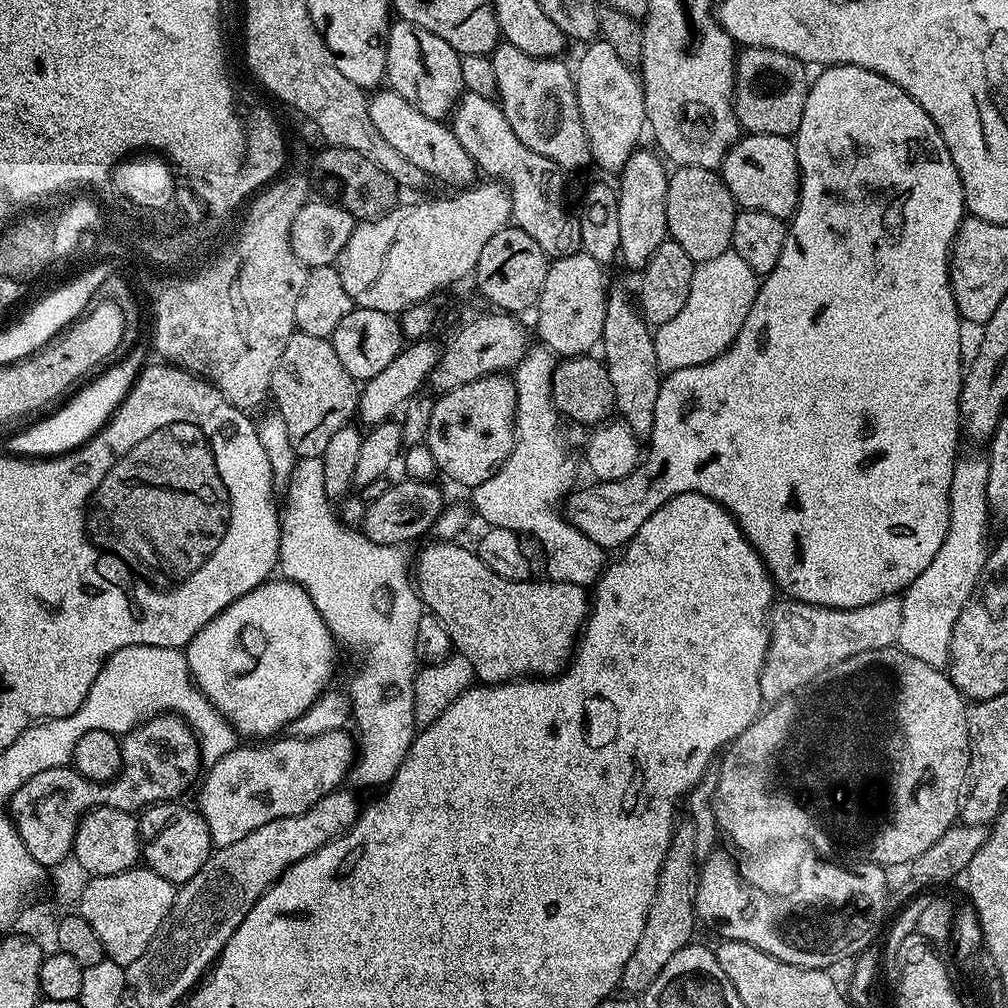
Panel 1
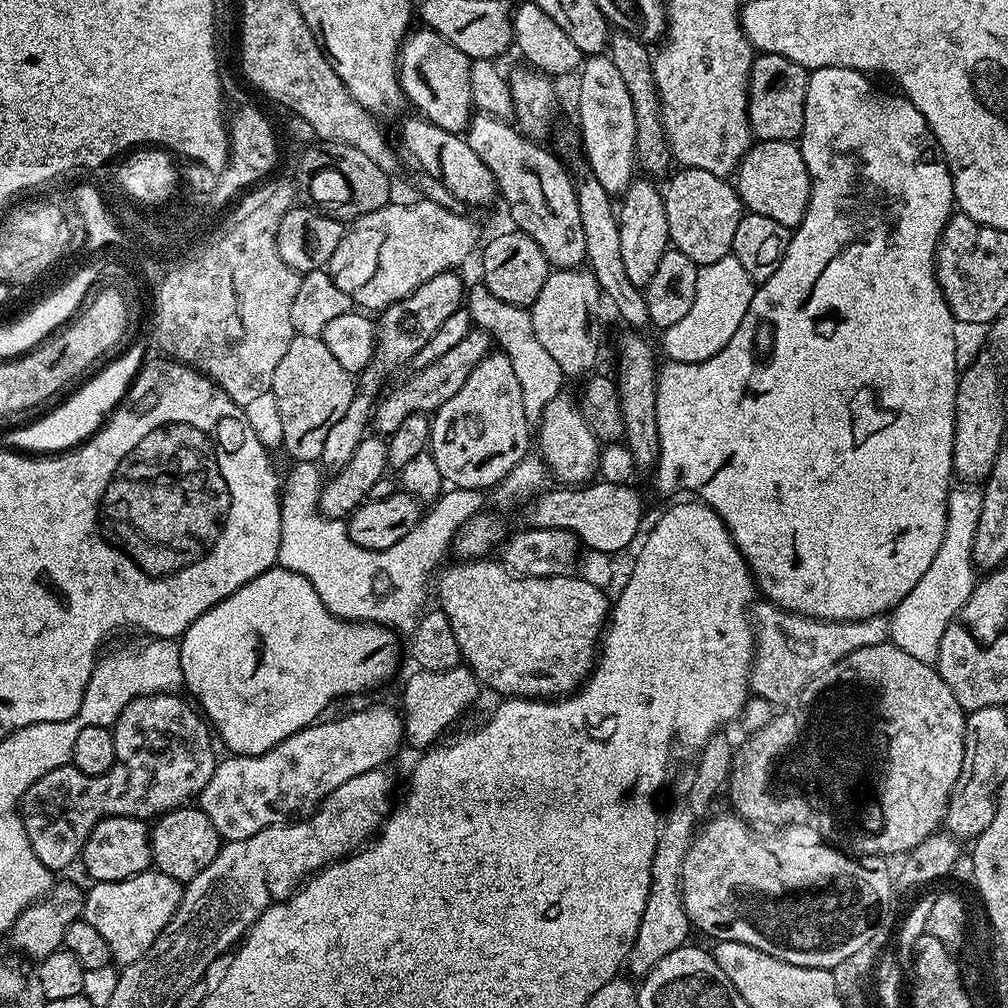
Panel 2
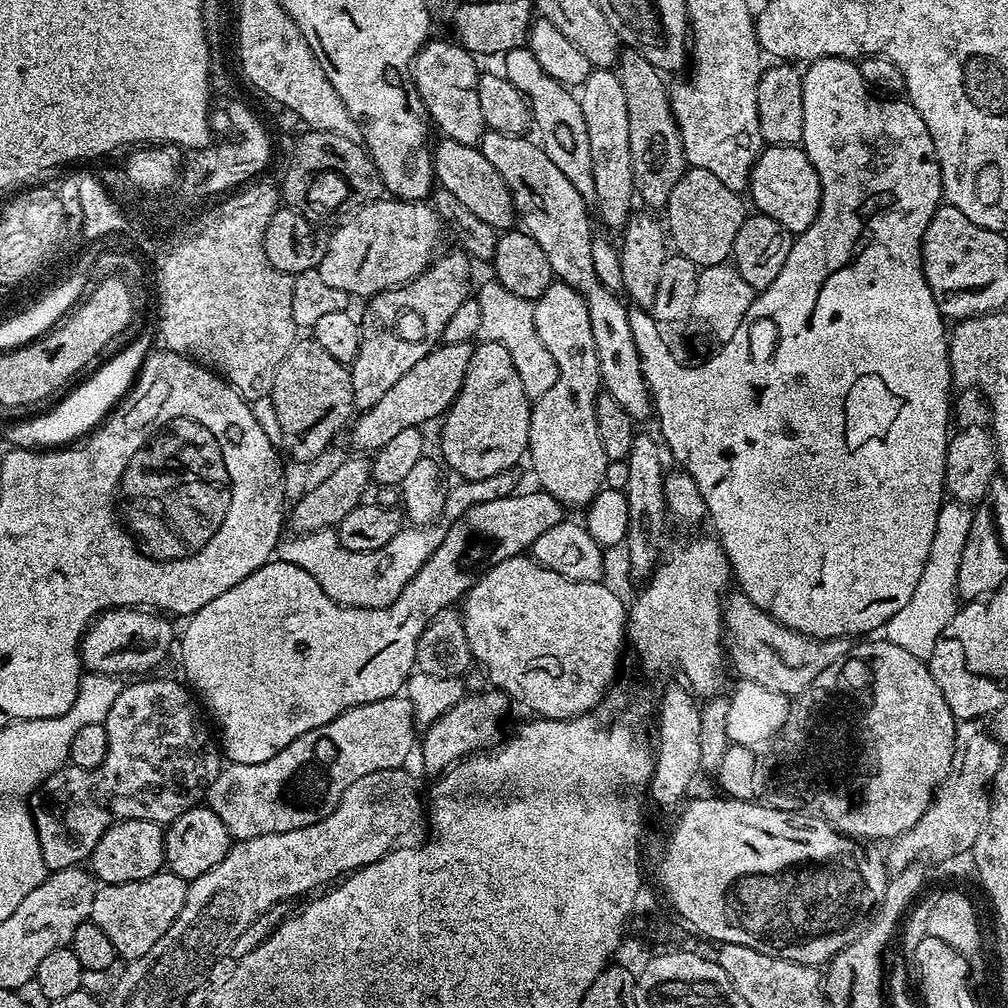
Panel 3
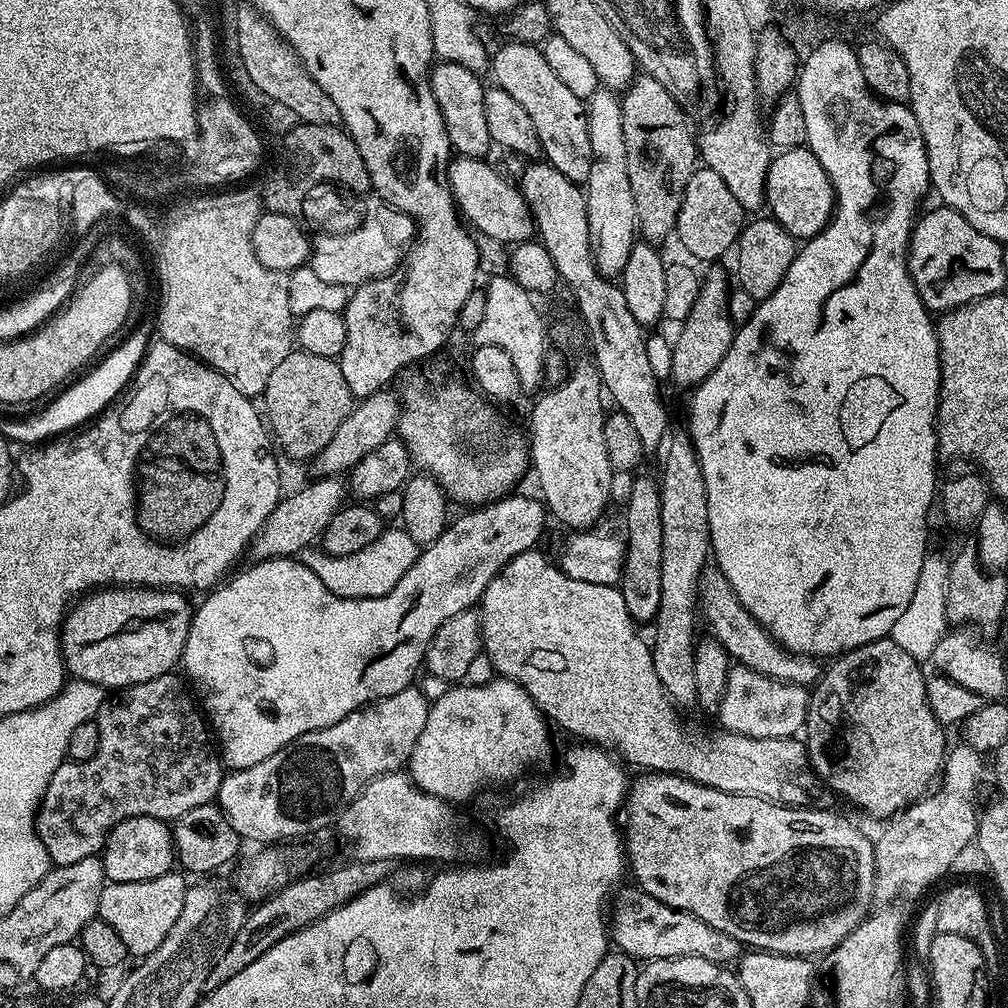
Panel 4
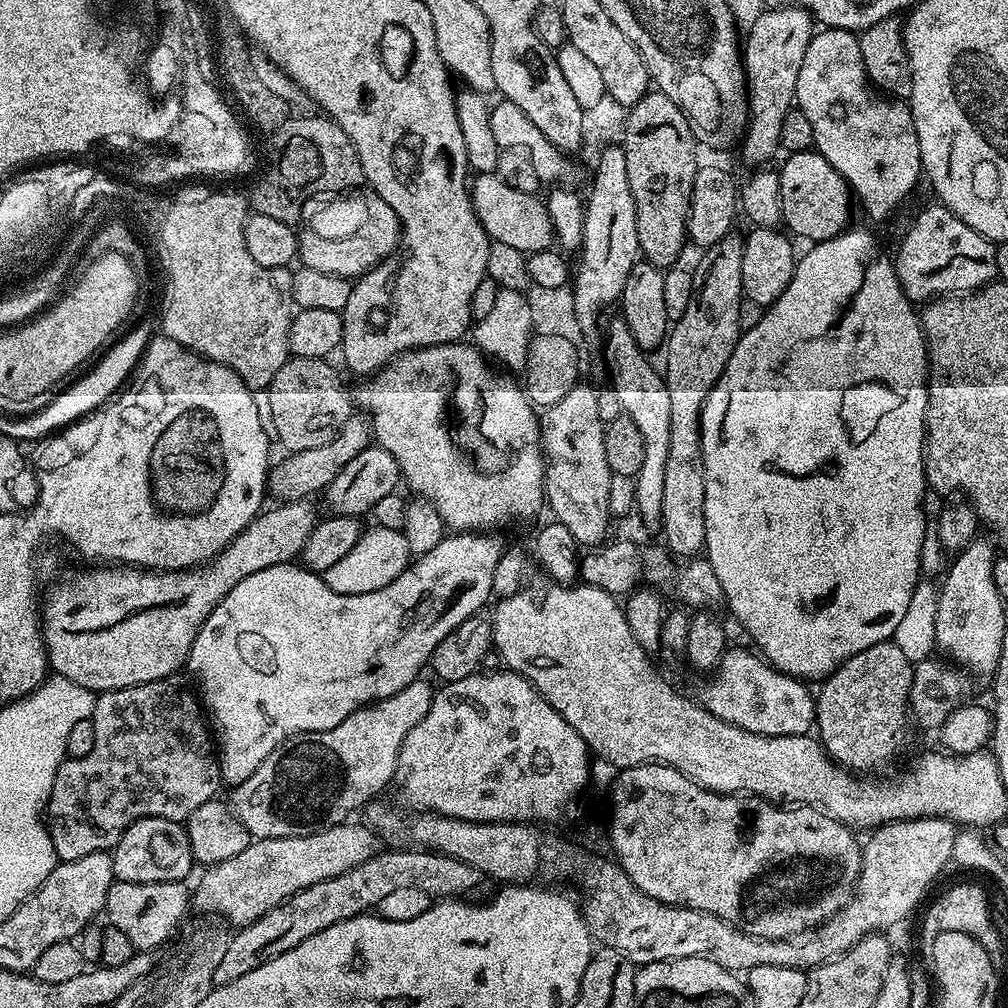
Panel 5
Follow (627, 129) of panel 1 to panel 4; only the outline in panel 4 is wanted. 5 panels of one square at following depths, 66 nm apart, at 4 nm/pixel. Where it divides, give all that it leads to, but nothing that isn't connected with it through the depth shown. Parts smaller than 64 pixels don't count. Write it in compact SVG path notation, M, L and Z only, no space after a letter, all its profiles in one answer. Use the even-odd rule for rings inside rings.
M597 90L586 101L592 151L590 178L584 185L587 222L590 225L591 250L595 266L601 275L607 278L617 277L625 268L638 232L634 194L628 175L626 138L622 134L620 102L621 97L611 90Z

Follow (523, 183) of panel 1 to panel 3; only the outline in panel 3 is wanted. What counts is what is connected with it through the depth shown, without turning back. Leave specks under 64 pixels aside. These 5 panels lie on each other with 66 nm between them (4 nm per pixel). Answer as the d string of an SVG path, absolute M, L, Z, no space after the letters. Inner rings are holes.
M488 130L478 147L486 162L502 174L512 195L519 227L527 236L534 238L538 246L542 246L550 261L553 277L584 296L586 310L590 310L590 328L594 330L594 347L598 350L603 391L610 393L621 404L622 410L630 414L633 422L651 417L654 401L638 358L638 346L634 346L634 333L630 330L628 317L629 305L617 293L610 291L594 272L594 257L590 250L594 229L588 217L589 201L574 190L570 178L566 178L566 174L550 162L543 148L535 141L528 141L527 137Z

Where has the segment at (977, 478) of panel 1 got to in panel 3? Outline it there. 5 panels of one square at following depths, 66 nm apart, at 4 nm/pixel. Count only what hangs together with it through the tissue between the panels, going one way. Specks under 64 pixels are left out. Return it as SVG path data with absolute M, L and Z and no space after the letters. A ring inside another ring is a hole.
M955 502L940 505L938 522L934 530L934 542L930 542L930 554L926 558L926 566L922 566L922 578L918 578L918 586L914 590L910 602L894 614L882 629L883 639L894 642L894 646L907 650L919 660L927 661L931 656L942 630L956 613L958 597L958 564L962 562L962 550L966 550L966 534L970 534L973 509Z

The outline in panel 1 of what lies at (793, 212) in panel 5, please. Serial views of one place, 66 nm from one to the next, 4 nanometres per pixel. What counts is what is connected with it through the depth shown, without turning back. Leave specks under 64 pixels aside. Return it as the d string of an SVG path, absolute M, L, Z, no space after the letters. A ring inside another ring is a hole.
M757 132L741 135L718 171L741 209L774 214L774 218L783 221L796 211L800 201L800 167L796 145L789 137Z

